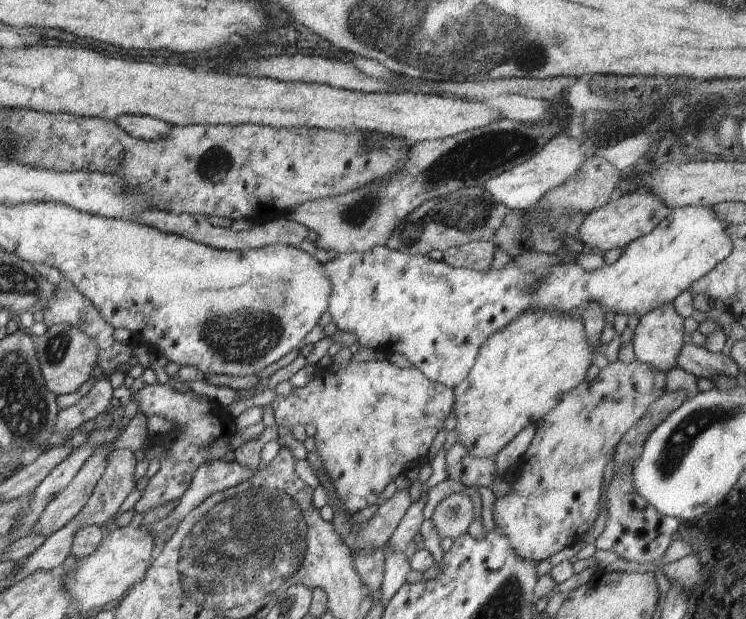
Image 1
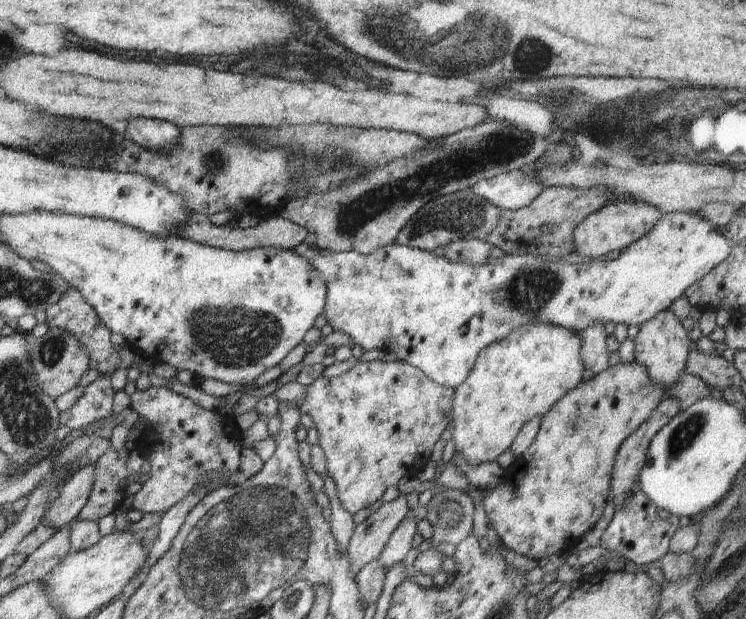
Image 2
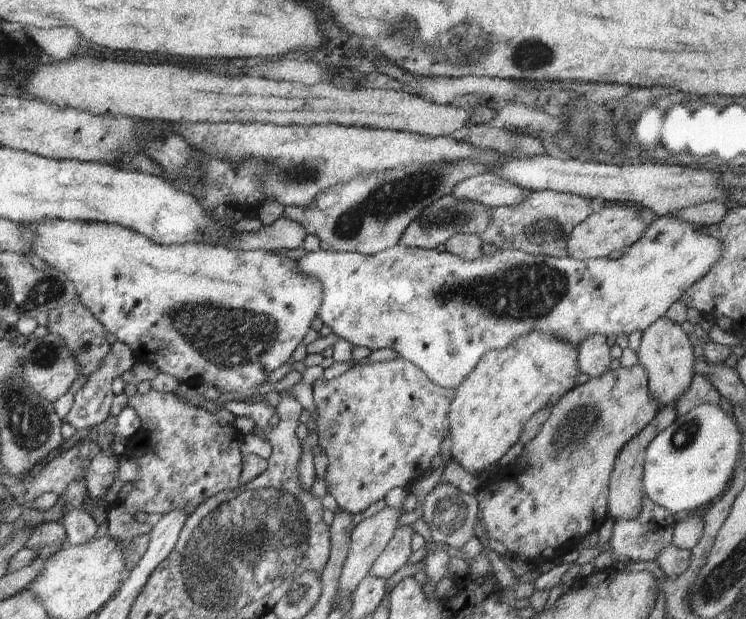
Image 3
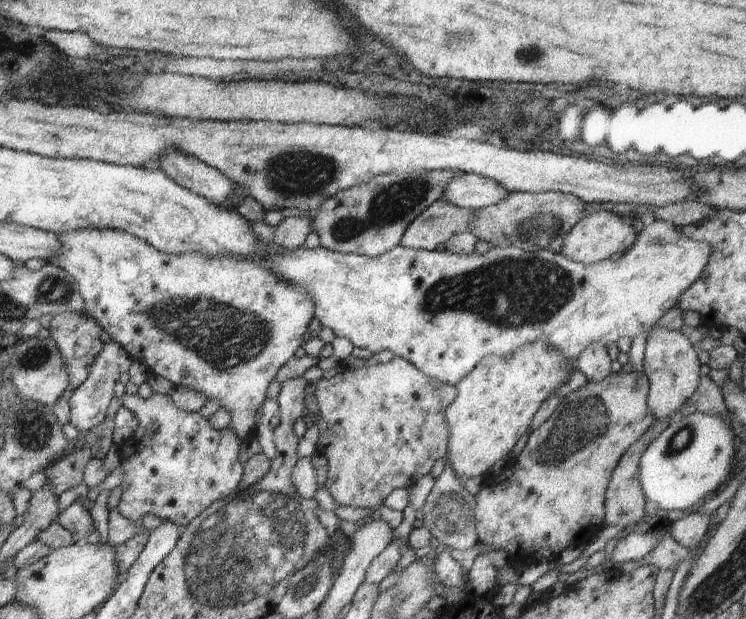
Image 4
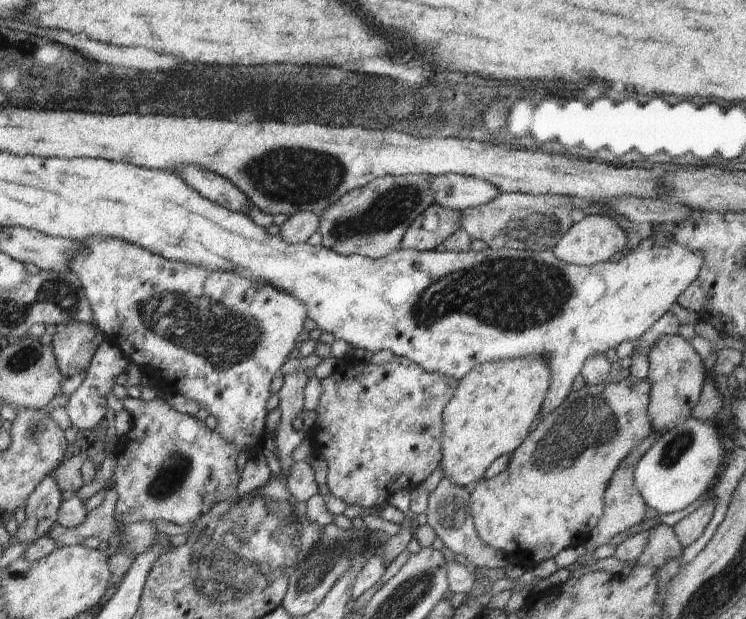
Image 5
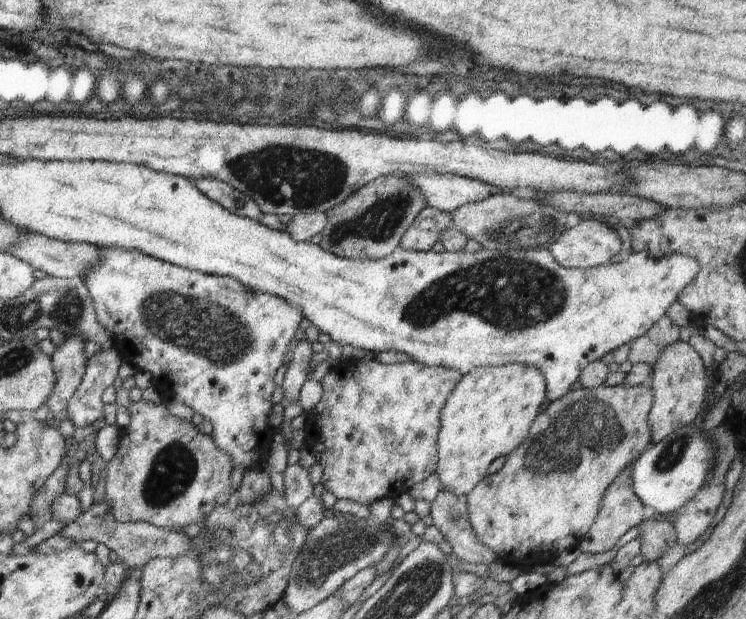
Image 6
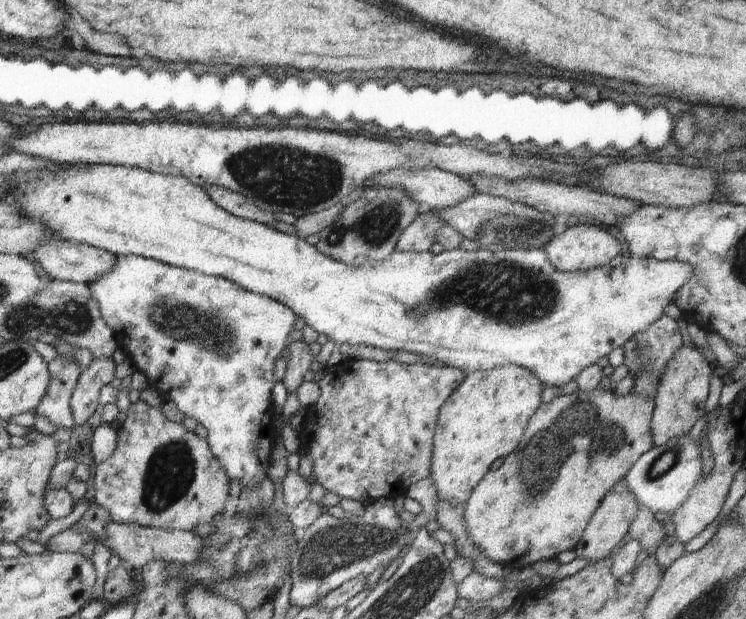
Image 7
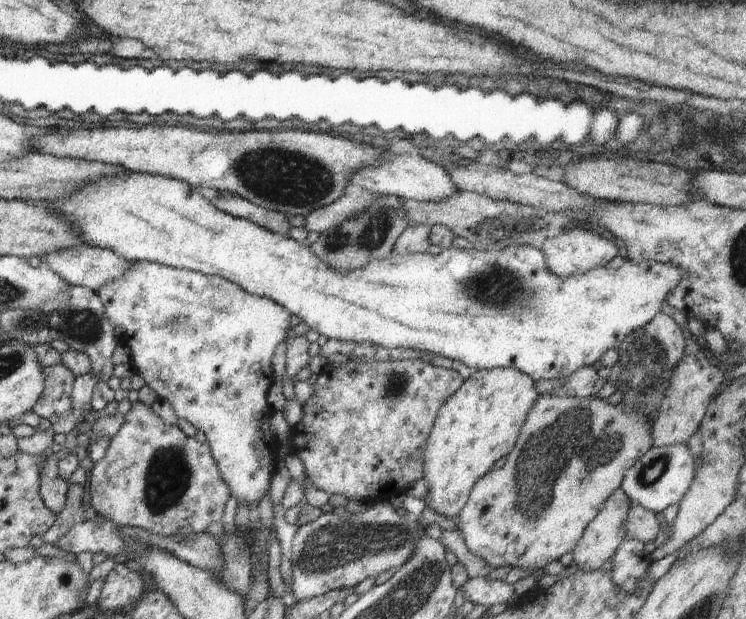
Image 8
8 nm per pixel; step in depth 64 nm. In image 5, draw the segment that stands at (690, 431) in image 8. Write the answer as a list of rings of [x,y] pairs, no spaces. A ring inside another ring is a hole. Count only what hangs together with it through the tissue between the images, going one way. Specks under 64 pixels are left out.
[[[662,335],[649,348],[649,375],[651,384],[647,417],[654,431],[661,434],[674,428],[681,420],[692,417],[690,411],[698,402],[704,377],[705,368],[700,355],[691,343],[680,335]]]

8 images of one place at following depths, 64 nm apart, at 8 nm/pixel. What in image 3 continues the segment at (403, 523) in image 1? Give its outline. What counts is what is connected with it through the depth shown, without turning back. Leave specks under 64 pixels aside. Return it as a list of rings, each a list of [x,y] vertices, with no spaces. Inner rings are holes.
[[[411,525],[397,526],[392,540],[371,566],[370,573],[386,581],[399,568],[402,568],[412,552],[410,550],[410,541],[413,534],[414,529],[412,529]]]

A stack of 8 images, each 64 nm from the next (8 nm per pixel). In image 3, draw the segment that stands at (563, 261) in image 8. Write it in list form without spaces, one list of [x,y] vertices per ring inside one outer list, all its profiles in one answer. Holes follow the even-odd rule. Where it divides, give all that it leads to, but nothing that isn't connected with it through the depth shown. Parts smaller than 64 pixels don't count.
[[[604,206],[599,212],[593,212],[584,222],[572,229],[567,240],[567,256],[587,261],[604,258],[614,250],[624,251],[640,240],[648,227],[649,224],[644,220],[642,208],[632,210],[626,206]]]

